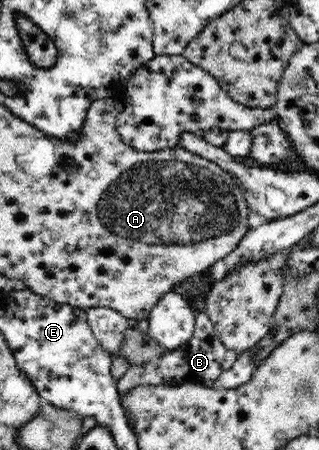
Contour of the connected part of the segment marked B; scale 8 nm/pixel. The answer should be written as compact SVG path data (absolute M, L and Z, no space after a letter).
M199 311L195 316L194 333L190 341L181 345L177 350L173 349L156 360L146 362L144 365L129 367L126 373L116 381L116 387L120 398L133 390L135 386L166 386L183 385L186 383L197 383L211 387L219 378L221 372L225 372L238 357L238 353L229 350L217 336L213 321L207 317L206 311Z

